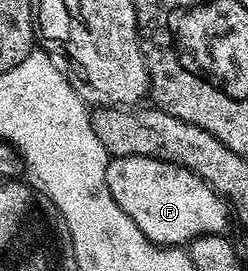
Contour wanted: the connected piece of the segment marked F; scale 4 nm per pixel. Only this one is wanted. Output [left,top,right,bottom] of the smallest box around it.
[107,156,231,247]

